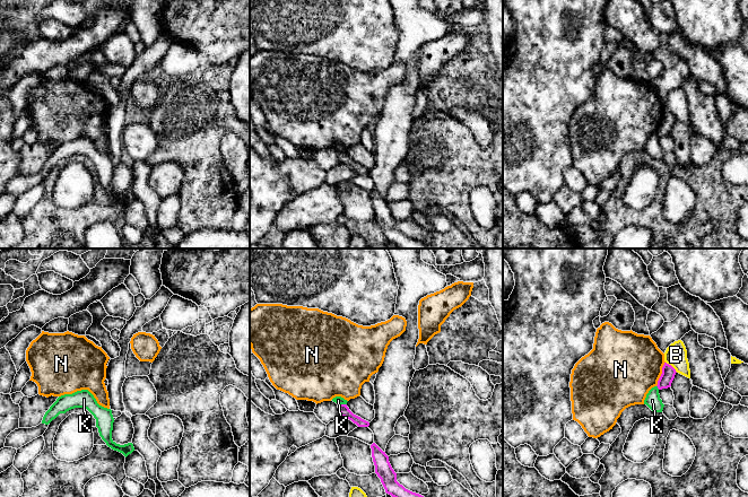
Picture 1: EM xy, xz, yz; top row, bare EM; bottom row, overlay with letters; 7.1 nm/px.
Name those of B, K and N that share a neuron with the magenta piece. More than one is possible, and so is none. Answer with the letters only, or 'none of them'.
none of them

